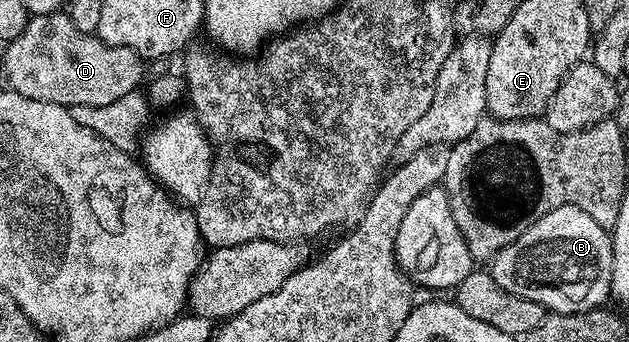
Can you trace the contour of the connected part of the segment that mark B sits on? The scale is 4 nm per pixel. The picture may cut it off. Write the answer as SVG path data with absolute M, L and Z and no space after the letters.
M573 205L558 207L554 211L542 215L542 219L535 221L525 233L518 239L514 239L514 243L510 243L510 247L498 251L498 255L492 258L490 262L490 272L494 283L498 283L498 287L502 287L522 299L530 299L534 303L538 303L545 311L553 313L585 313L591 309L601 308L607 302L604 300L609 300L612 292L612 239L609 230L598 227L598 223L594 223L594 219L590 219L590 215L586 211L582 211Z

